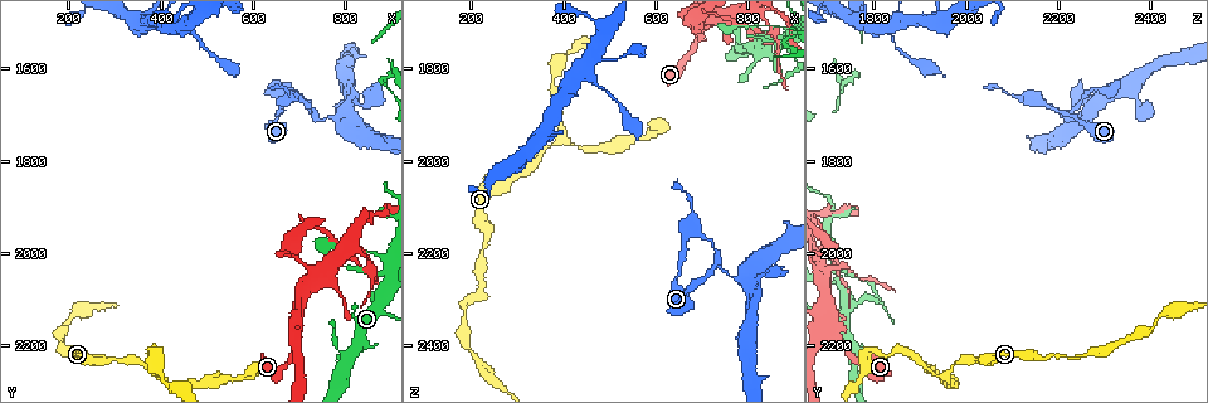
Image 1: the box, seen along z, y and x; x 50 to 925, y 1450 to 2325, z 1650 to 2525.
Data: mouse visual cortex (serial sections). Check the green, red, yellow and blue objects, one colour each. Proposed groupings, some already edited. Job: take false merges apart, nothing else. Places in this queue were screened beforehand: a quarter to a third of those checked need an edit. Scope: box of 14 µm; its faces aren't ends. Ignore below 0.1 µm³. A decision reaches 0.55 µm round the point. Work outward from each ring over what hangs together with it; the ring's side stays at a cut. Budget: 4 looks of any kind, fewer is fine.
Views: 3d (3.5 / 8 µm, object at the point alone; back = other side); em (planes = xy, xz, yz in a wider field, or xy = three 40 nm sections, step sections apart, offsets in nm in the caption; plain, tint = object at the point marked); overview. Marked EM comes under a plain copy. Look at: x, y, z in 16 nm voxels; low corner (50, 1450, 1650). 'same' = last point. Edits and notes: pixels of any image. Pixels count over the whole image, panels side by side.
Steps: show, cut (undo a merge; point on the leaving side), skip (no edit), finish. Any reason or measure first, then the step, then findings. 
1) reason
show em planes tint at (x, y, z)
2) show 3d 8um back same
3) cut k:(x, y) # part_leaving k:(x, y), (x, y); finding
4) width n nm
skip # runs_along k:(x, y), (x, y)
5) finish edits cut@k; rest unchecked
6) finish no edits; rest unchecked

show 3d 3.5um at (395, 2270, 1960)

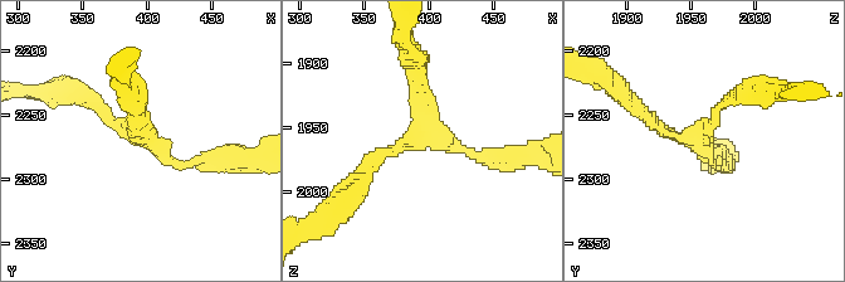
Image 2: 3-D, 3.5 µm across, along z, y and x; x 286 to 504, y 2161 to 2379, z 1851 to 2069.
arms 3; arm_widths 100, 150, 200 nm
show em xy step 2 tint at (396, 2272, 1954)

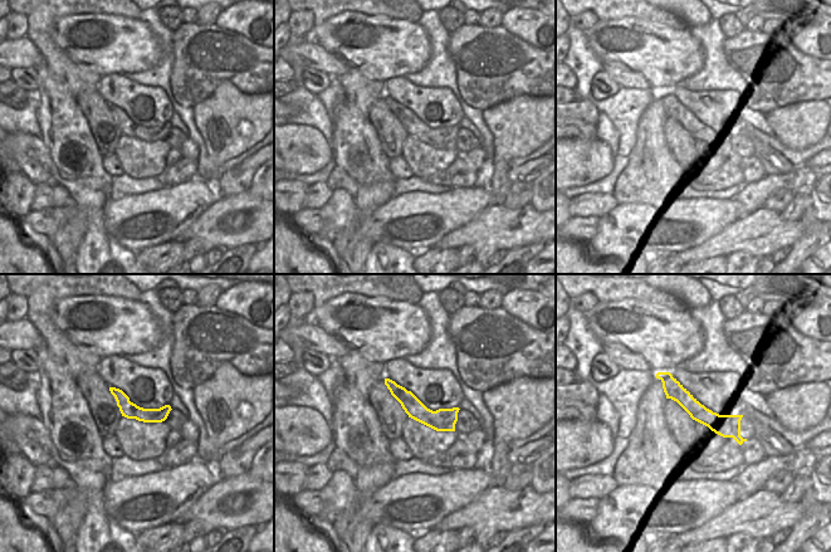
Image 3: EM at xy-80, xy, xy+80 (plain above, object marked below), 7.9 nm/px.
skip # runs_along 2:(366, 171), (424, 132), (420, 64); continuous, no second cell

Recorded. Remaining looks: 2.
sharp bend
show em xy step 3 tint at (855, 2025, 1715)

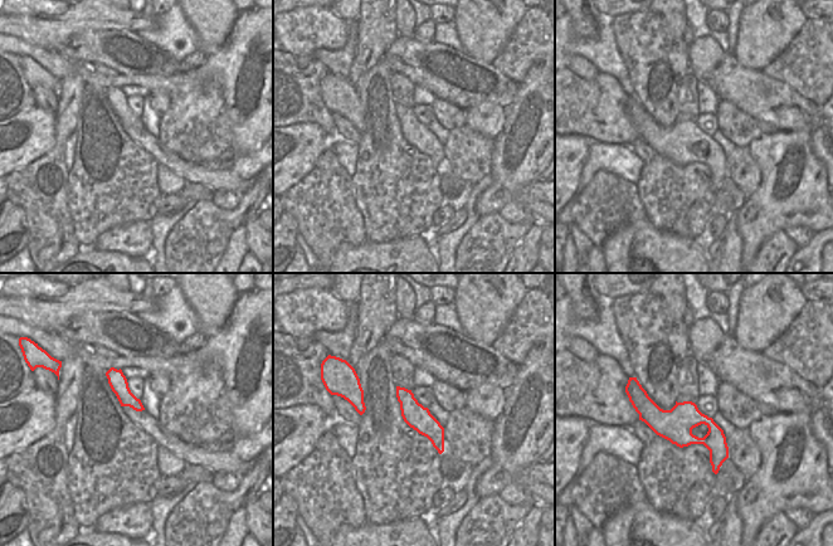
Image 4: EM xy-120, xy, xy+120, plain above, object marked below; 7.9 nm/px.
see where the arms go
show 3d 3.5um same

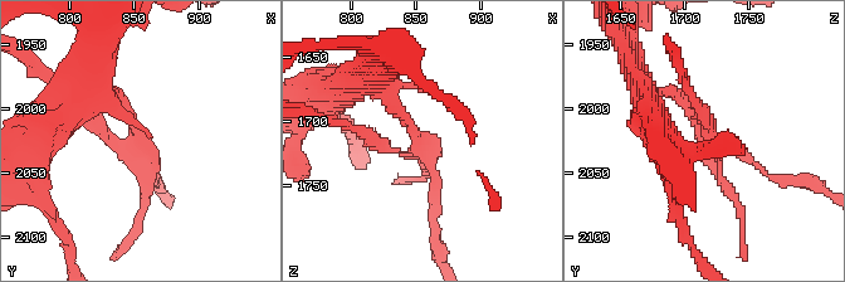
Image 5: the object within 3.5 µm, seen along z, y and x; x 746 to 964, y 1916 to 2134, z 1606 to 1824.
width 200 nm
skip # runs_along 4:(634, 396), (705, 440), (716, 467); one cell here

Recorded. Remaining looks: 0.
finish no edits; rest unchecked

